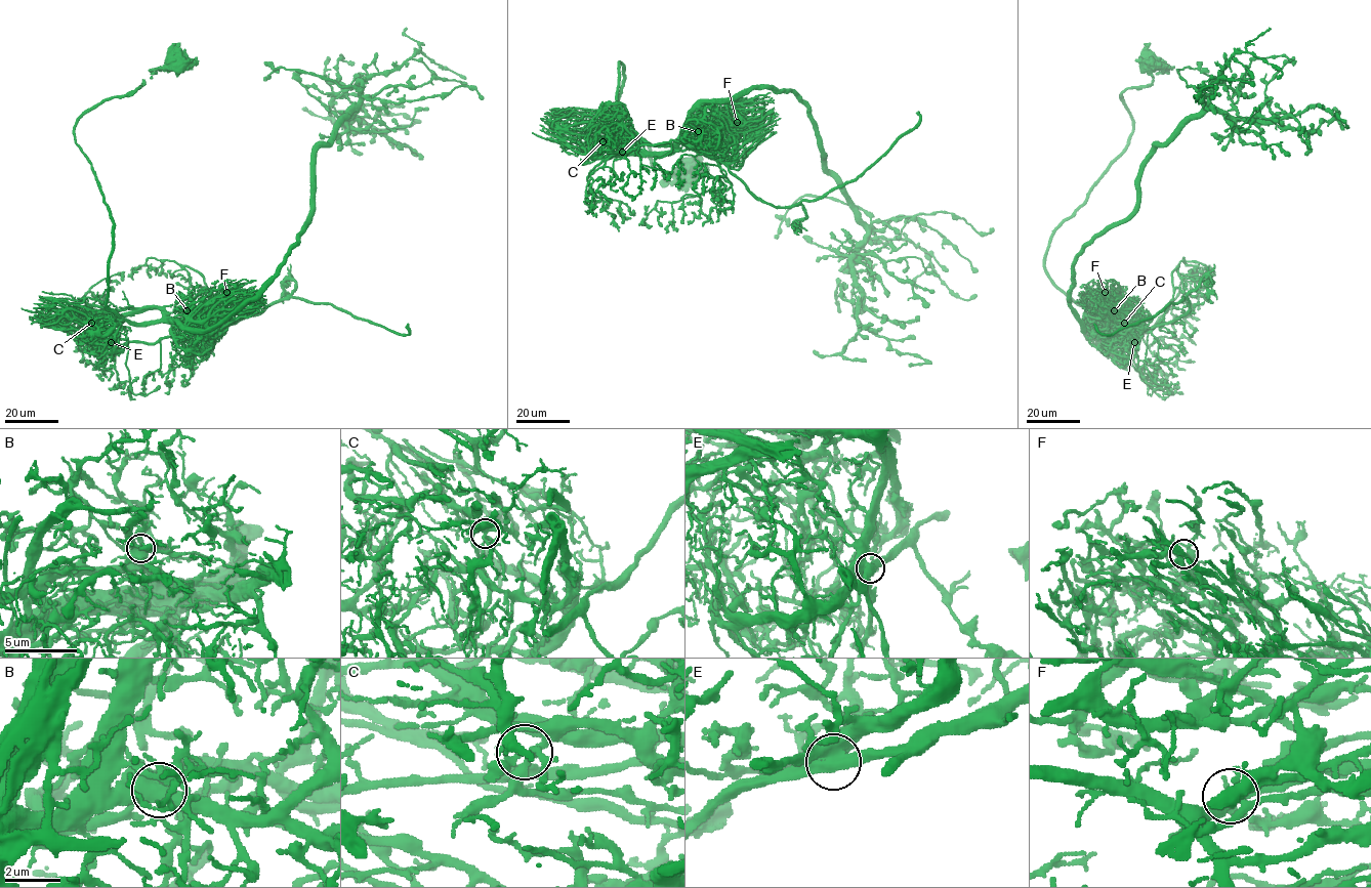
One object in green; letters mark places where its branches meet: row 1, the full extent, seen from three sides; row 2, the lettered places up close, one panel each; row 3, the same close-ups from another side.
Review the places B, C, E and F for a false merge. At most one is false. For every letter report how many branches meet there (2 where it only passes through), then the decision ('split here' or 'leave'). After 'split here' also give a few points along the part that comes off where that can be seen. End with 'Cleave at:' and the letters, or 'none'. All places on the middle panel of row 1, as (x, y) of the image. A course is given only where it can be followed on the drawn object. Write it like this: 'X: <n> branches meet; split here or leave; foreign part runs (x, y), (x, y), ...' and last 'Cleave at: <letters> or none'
B: 6 branches meet; leave
C: 6 branches meet; leave
E: 4 branches meet; split here; foreign part runs (622, 152), (684, 142), (721, 161), (763, 201), (791, 206), (860, 176), (914, 127), (918, 112)
F: 5 branches meet; leave
Cleave at: E

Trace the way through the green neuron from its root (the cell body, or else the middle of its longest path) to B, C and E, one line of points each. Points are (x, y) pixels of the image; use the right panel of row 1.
B: (1144, 62), (1167, 72), (1122, 92), (1129, 143), (1045, 259), (1077, 303), (1127, 324), (1114, 310)
C: (1144, 62), (1167, 72), (1122, 92), (1129, 143), (1055, 230), (1045, 259), (1047, 276), (1077, 303), (1124, 323)
E: (1144, 62), (1167, 72), (1122, 92), (1129, 143), (1045, 259), (1077, 303), (1132, 316), (1134, 342)

